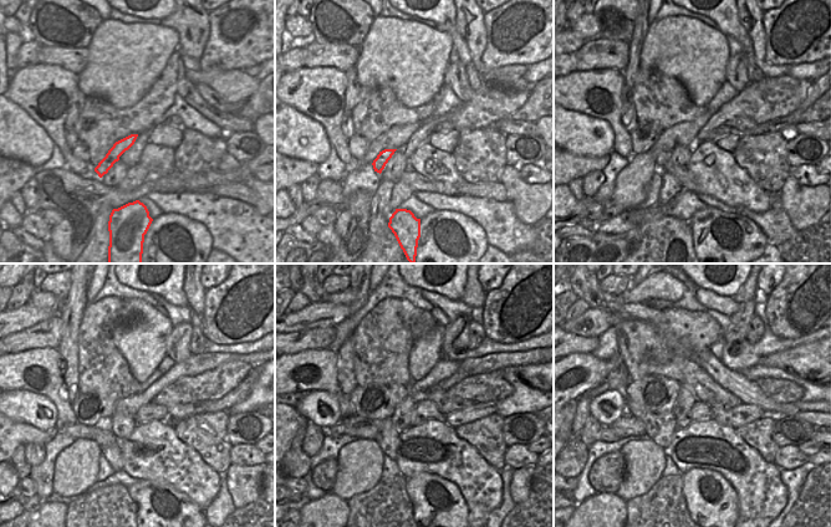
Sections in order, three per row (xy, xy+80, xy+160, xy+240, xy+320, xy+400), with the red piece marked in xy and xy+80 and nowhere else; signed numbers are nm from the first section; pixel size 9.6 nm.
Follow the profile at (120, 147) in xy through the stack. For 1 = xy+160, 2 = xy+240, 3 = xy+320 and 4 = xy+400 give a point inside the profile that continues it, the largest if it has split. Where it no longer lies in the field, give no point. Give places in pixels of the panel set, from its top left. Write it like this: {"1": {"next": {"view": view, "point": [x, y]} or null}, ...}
{"1": {"next": {"view": "xy+160", "point": [661, 158]}}, "2": {"next": {"view": "xy+240", "point": [77, 430]}}, "3": {"next": {"view": "xy+320", "point": [338, 430]}}, "4": {"next": {"view": "xy+400", "point": [606, 434]}}}

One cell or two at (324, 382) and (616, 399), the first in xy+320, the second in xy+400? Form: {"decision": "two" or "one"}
{"decision": "two"}

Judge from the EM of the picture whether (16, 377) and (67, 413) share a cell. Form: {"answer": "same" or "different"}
{"answer": "same"}

